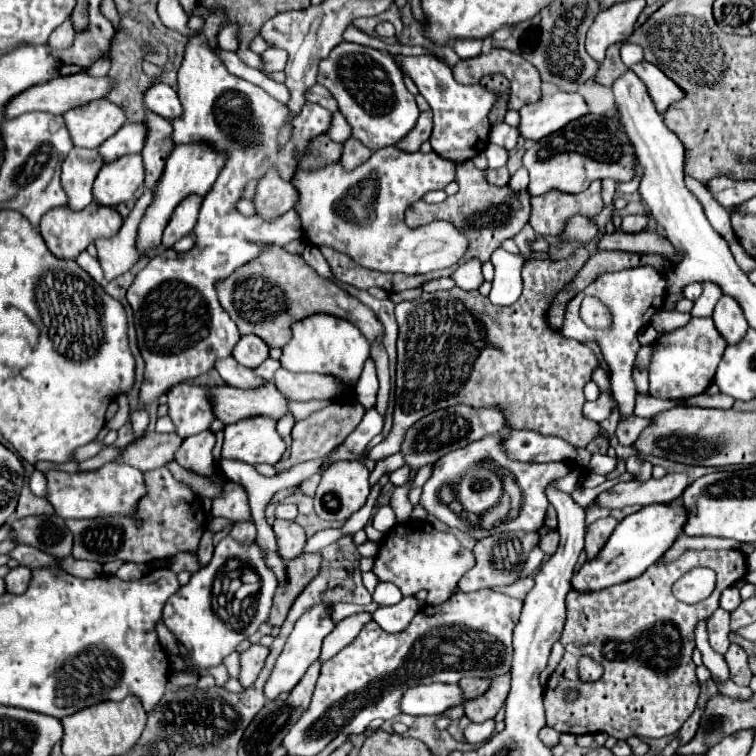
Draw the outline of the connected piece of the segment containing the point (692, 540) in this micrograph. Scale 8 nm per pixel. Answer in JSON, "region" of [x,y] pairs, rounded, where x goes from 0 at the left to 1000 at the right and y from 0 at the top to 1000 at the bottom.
{"region":[[[902,706],[878,734],[878,742],[886,745],[898,738],[910,726],[976,726],[978,718],[970,713],[950,710],[911,710]]]}

